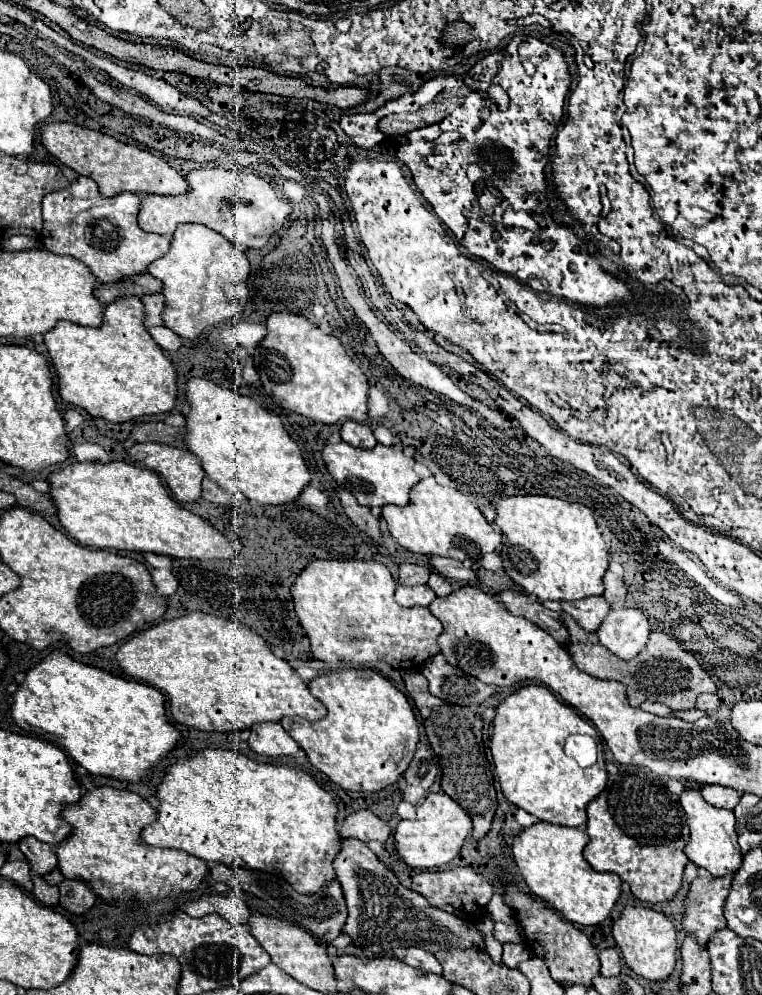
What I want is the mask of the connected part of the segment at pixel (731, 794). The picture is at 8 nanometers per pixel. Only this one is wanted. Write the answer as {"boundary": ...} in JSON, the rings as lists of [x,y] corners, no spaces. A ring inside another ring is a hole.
{"boundary":[[[702,786],[702,796],[708,804],[716,806],[716,808],[726,808],[726,810],[734,810],[740,794],[732,788],[724,788],[724,786]]]}

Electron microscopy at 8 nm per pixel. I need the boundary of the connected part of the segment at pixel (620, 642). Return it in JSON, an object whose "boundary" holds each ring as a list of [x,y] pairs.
{"boundary":[[[612,608],[596,636],[612,654],[630,660],[648,644],[650,622],[638,608]]]}

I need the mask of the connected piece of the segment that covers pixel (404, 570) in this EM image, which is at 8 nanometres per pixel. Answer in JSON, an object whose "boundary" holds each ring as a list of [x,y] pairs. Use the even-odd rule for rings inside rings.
{"boundary":[[[402,564],[400,566],[400,578],[398,582],[404,586],[416,586],[416,584],[426,584],[430,576],[430,570],[422,564]]]}

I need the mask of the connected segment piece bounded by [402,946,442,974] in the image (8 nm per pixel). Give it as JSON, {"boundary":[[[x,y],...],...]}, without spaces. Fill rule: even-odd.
{"boundary":[[[406,948],[406,956],[402,958],[404,964],[408,966],[414,966],[414,968],[420,968],[424,972],[432,972],[432,974],[442,974],[442,966],[440,962],[426,950],[420,950],[420,948]]]}

